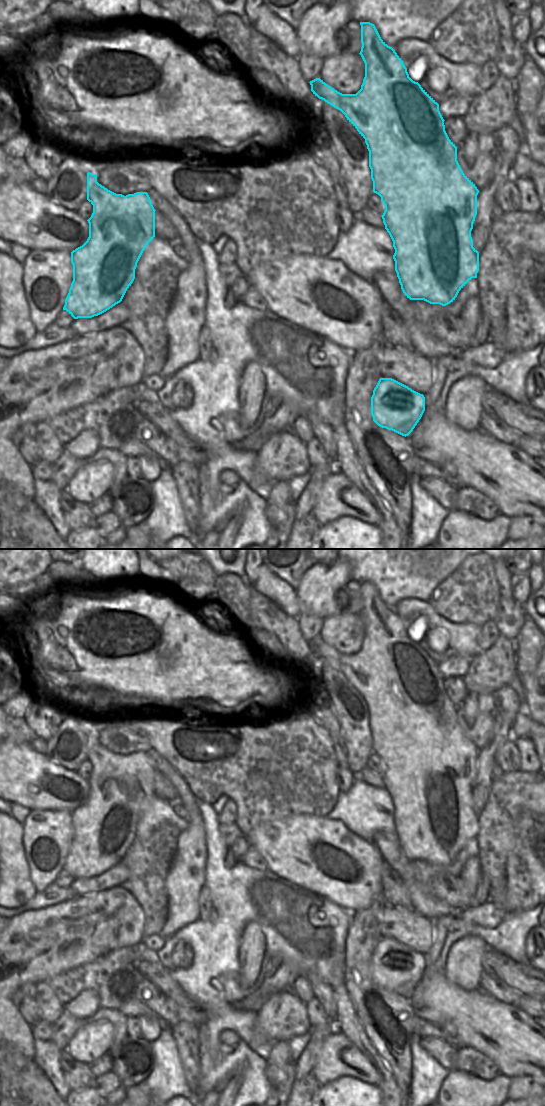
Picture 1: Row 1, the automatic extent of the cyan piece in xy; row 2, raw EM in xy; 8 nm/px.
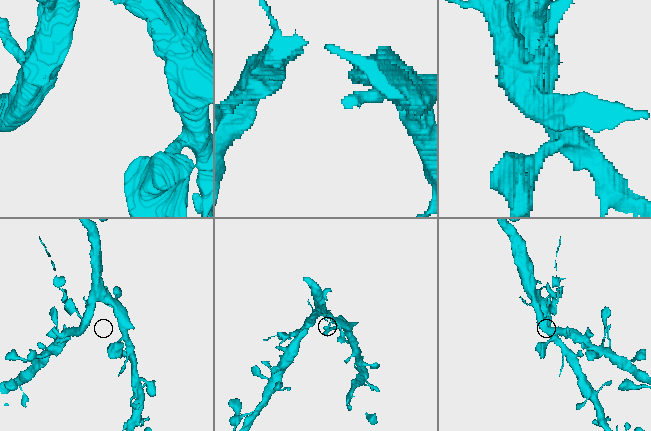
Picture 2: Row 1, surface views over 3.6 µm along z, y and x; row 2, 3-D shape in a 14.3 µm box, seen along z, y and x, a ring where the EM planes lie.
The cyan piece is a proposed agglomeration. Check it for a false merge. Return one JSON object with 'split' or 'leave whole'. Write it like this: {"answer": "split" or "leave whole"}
{"answer": "split"}

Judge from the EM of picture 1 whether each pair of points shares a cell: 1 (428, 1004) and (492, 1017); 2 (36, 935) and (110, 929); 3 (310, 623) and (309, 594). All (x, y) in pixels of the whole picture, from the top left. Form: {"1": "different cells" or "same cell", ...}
{"1": "same cell", "2": "same cell", "3": "different cells"}

